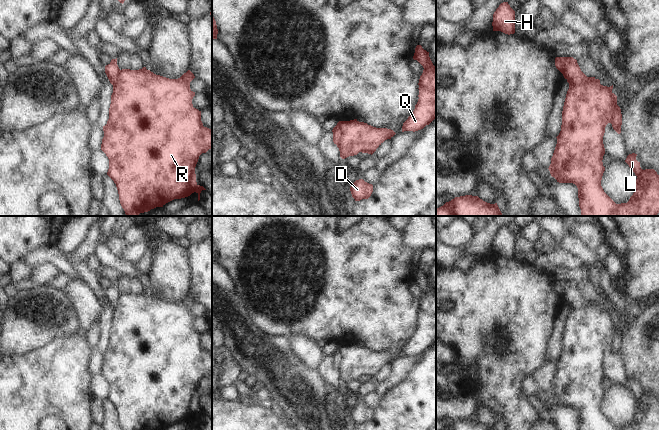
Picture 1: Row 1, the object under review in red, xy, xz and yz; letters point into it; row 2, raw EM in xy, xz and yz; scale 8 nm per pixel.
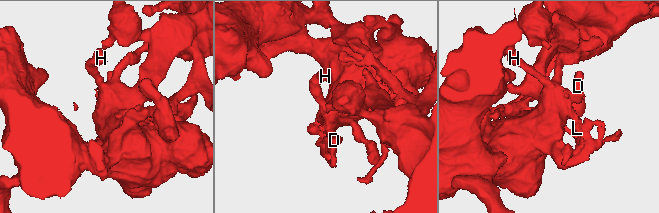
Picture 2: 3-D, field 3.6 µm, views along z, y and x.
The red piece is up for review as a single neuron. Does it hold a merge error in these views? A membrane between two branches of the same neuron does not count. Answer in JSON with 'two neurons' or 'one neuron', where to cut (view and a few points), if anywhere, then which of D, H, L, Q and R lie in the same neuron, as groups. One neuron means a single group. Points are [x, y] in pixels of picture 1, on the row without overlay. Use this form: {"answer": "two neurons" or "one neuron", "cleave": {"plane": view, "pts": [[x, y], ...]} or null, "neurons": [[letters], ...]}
{"answer": "two neurons", "cleave": {"plane": "xz", "pts": [[341, 345], [340, 365], [337, 369]]}, "neurons": [["D", "L", "Q", "R"], ["H"]]}

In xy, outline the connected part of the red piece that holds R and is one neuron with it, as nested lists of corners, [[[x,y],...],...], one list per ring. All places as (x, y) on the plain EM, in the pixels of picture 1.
[[[146,291],[139,294],[122,293],[119,295],[115,308],[113,309],[113,317],[111,319],[111,328],[109,332],[109,343],[107,348],[103,350],[104,361],[102,363],[101,374],[109,383],[107,399],[116,408],[121,430],[163,430],[174,423],[188,421],[194,416],[198,418],[199,425],[201,415],[206,414],[196,406],[195,391],[199,380],[212,372],[212,353],[203,350],[201,345],[201,335],[193,331],[192,323],[195,320],[195,316],[190,313],[190,306],[194,302],[195,300],[190,294],[178,303],[169,303],[156,299],[150,294],[147,294]]]

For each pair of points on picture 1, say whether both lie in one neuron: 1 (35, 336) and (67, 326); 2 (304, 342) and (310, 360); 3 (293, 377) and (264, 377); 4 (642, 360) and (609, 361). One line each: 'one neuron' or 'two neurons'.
1: one neuron
2: one neuron
3: one neuron
4: two neurons

